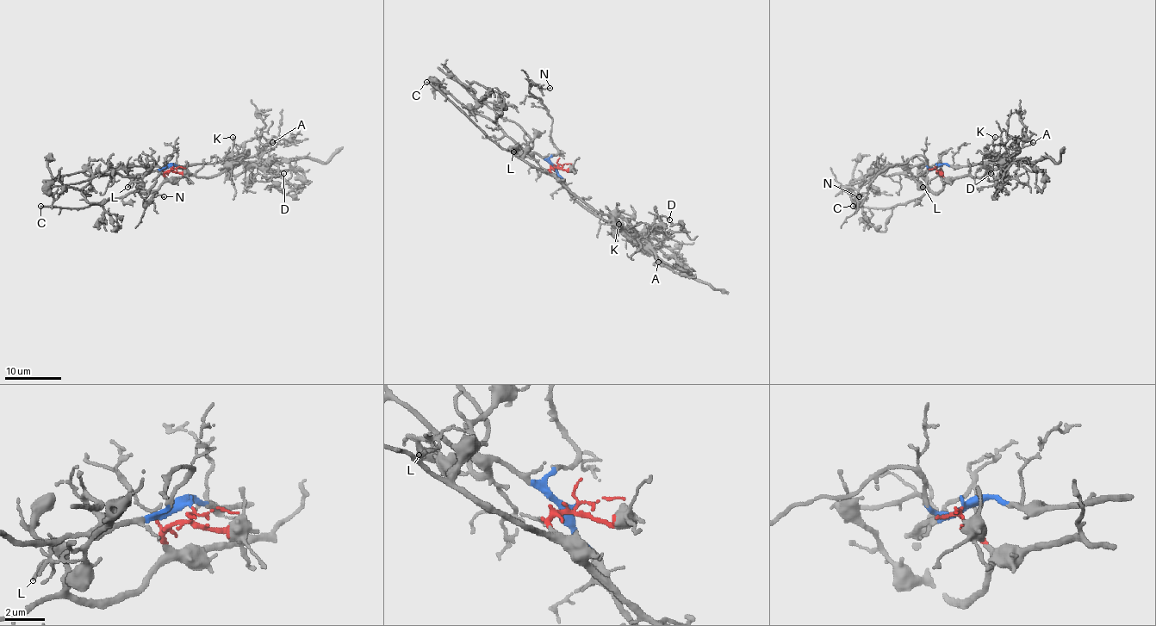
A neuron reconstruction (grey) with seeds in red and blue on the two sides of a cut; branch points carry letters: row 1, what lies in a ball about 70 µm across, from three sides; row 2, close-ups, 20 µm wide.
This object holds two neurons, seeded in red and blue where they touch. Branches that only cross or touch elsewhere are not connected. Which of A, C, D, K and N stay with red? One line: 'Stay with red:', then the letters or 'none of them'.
Stay with red: C, D

